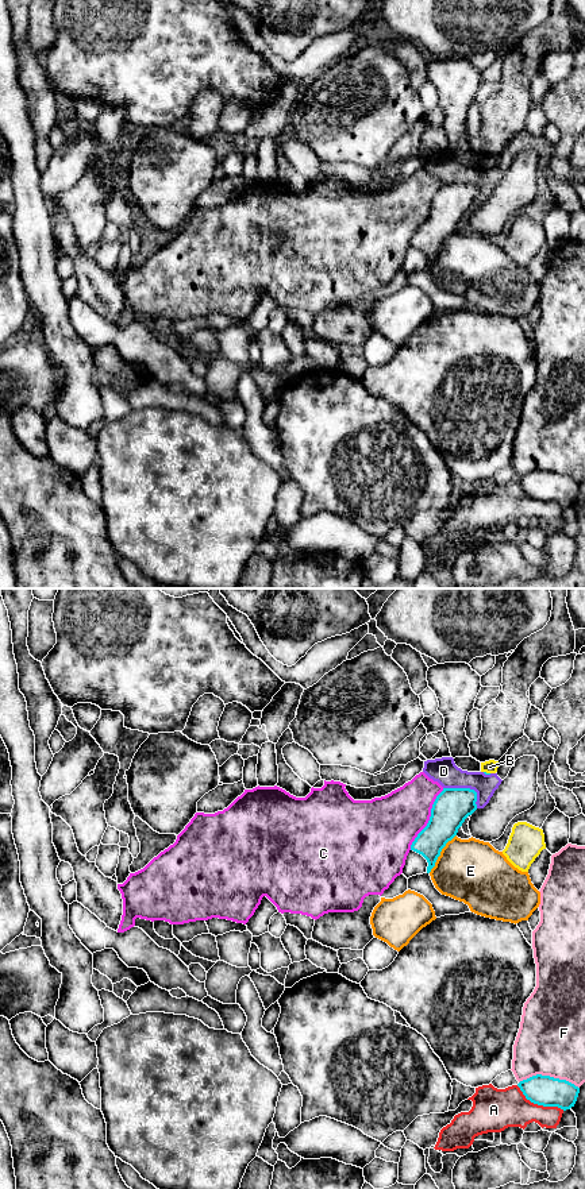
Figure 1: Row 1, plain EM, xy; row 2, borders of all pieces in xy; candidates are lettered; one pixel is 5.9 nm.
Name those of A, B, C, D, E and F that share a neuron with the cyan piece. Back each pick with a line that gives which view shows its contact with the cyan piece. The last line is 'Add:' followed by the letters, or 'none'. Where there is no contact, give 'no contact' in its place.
Add: none

